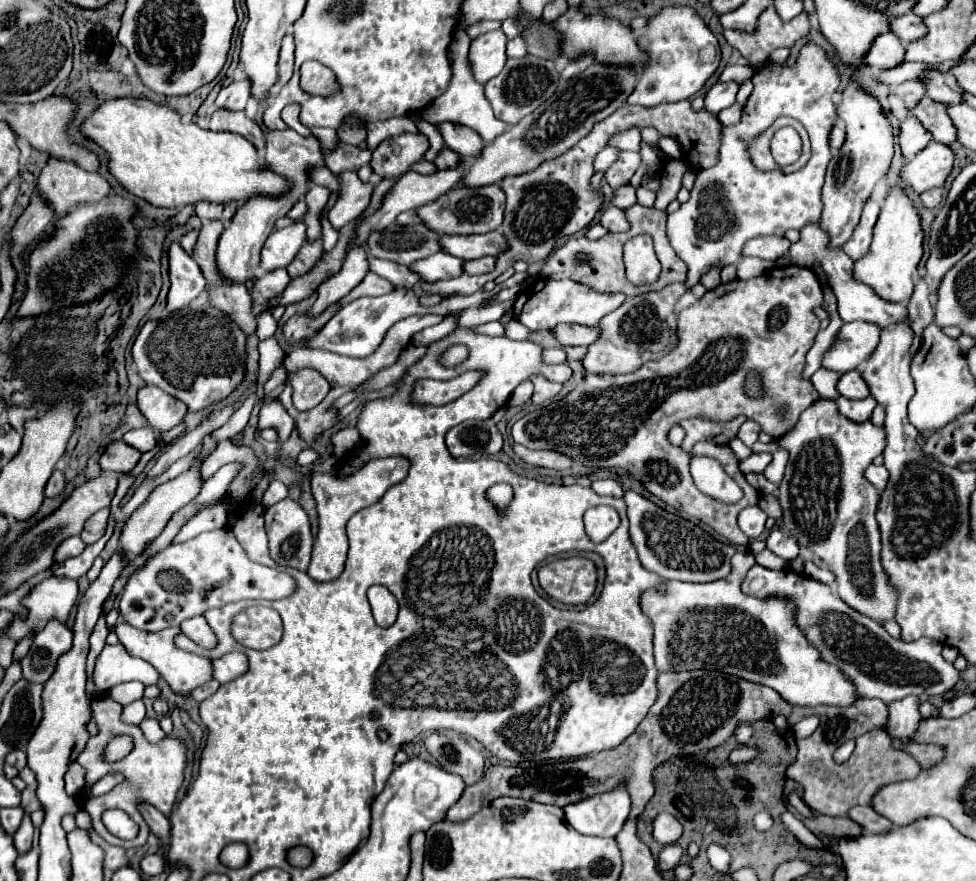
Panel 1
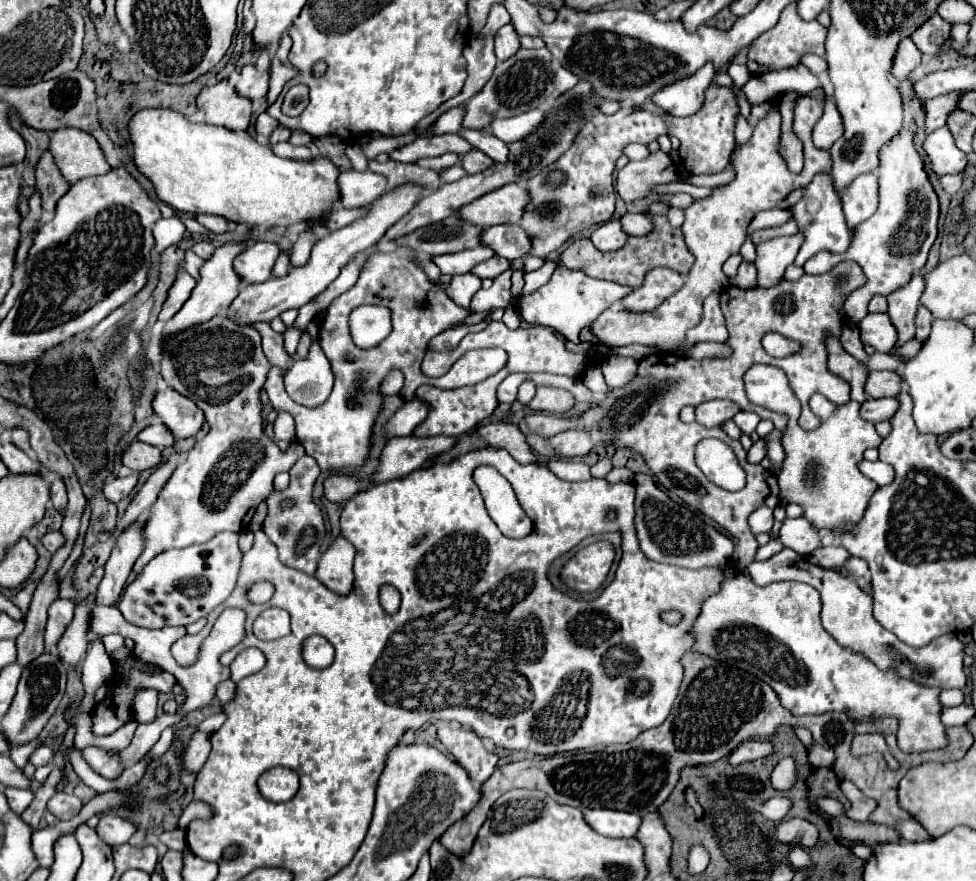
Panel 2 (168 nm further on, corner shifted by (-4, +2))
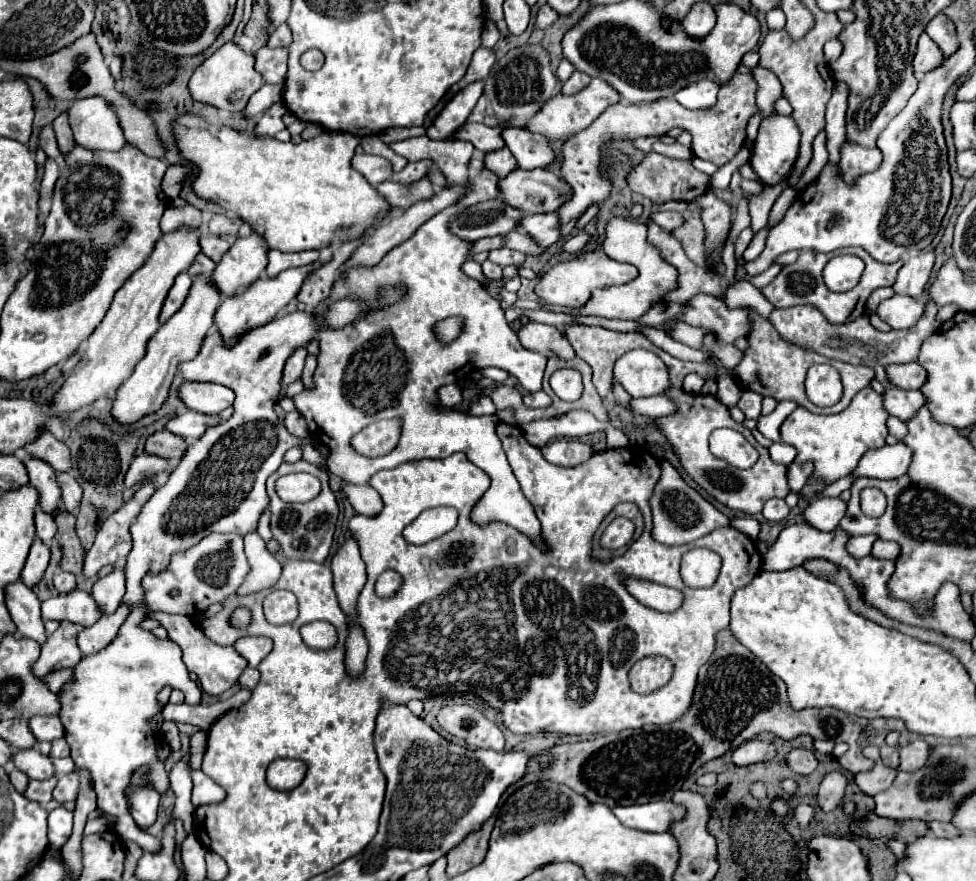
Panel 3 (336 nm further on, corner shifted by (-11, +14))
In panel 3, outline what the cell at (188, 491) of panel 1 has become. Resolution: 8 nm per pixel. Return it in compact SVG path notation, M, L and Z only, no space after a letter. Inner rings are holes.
M116 565L112 573L108 573L106 577L100 577L92 587L92 597L94 601L98 601L104 613L114 613L114 609L122 603L124 593L126 593L124 565Z

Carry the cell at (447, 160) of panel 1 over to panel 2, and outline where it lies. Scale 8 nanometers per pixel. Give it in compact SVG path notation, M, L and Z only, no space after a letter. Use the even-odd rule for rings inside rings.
M477 149L465 153L465 155L461 157L461 163L463 163L465 171L471 173L471 175L473 175L473 173L481 173L483 169L487 169L487 167L493 165L491 157L487 157L483 151L477 151Z

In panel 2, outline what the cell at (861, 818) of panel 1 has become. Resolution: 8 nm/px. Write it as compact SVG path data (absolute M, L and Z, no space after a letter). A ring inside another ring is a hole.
M901 821L897 831L901 833L903 841L925 841L925 839L933 839L917 821Z

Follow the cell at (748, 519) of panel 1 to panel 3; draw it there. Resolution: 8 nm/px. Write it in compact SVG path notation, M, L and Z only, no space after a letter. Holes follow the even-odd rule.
M768 499L764 503L764 509L762 509L764 519L770 521L770 523L782 521L788 513L790 513L790 507L784 503L784 499Z

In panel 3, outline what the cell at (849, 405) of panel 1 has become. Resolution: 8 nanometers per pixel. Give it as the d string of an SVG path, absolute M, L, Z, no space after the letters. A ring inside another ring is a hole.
M886 387L882 399L884 409L902 421L906 421L906 417L912 417L926 403L920 391L906 391L898 387Z

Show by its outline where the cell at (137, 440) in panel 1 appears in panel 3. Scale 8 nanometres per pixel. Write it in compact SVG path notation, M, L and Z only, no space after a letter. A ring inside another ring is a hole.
M184 411L166 423L166 429L180 437L200 437L208 427L216 425L216 417L206 417L204 413Z

